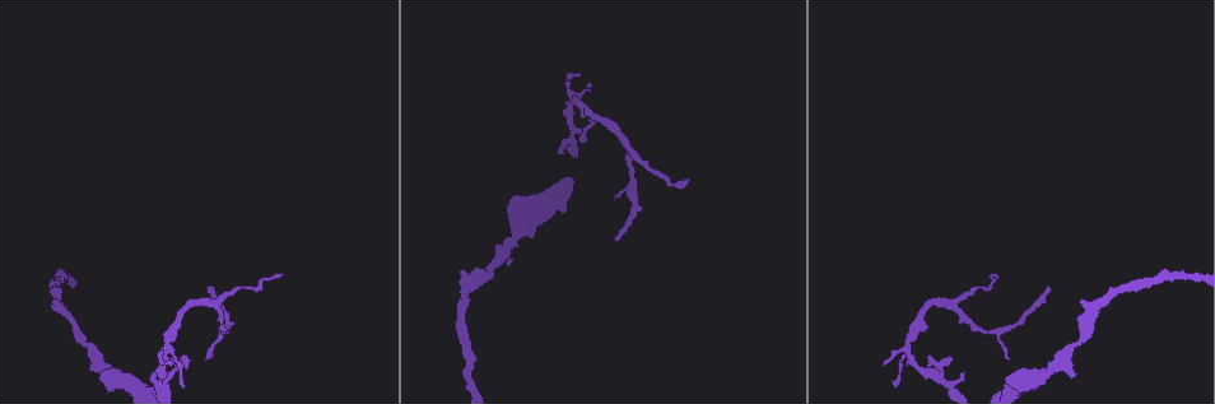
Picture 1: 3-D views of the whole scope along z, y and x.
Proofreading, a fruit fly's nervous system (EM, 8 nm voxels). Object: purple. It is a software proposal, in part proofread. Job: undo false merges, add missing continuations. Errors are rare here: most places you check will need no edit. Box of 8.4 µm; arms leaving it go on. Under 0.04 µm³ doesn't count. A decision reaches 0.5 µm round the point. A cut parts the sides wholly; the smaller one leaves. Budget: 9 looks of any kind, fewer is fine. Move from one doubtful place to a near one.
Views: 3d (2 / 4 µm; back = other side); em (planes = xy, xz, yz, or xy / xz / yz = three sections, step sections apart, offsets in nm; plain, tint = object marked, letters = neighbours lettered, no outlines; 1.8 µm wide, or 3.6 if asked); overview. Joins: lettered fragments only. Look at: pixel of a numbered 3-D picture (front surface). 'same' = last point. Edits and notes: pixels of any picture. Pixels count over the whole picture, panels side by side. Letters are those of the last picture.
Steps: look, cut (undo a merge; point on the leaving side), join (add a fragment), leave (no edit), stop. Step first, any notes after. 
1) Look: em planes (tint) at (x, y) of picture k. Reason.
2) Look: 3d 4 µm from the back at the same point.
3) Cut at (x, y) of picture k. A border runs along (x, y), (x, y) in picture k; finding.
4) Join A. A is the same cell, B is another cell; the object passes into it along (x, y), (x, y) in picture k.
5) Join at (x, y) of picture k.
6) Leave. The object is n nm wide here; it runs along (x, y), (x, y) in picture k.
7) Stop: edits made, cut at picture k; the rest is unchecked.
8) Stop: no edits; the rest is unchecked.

Look: 3d 2 µm at (185, 367) of picture 1. Branch stops here.

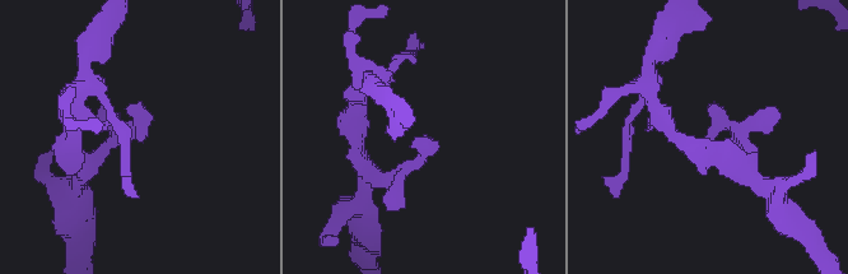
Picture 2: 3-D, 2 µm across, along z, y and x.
Look: em planes (letters) at (141, 142) of picture 2. The arms are 170, 180 nm wide.

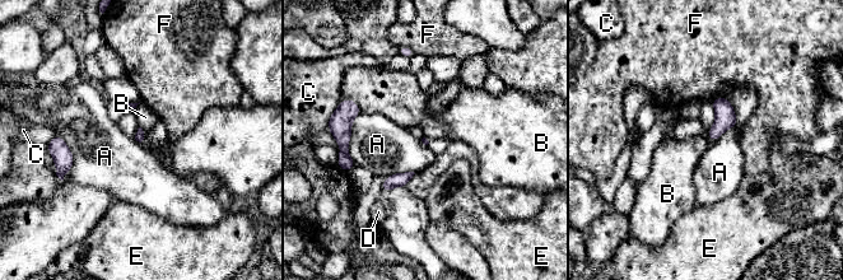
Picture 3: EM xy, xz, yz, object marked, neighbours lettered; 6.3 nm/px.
Leave. The longest contact is with A, 340 nm; A, B, C, D, E and F are other cells; no lettered fragment goes on from it.

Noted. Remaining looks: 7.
Look: em planes (tint) at (615, 239) of picture 1. Thin end.

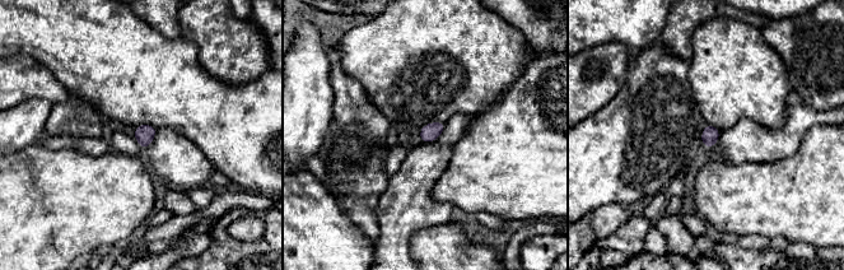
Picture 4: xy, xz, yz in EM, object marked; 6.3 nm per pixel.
Look: em planes (letters) at the same point. What lies round it.

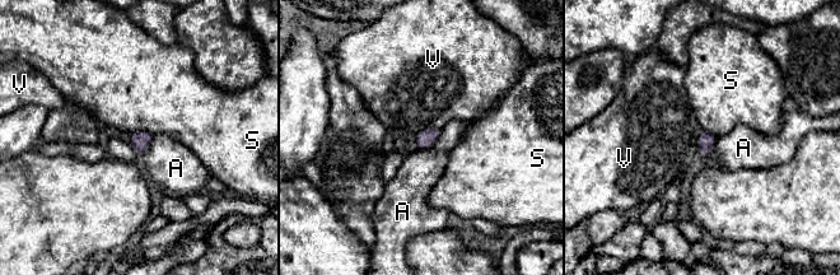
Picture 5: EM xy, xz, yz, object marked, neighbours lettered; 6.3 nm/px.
Leave. The longest contact is with A, 220 nm; A, S and V are other cells; a border runs along (443, 129), (429, 147), (416, 149) in picture 5; no lettered fragment goes on from it.

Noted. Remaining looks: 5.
Look: 3d 4 µm at (687, 180) of picture 1. Free end.

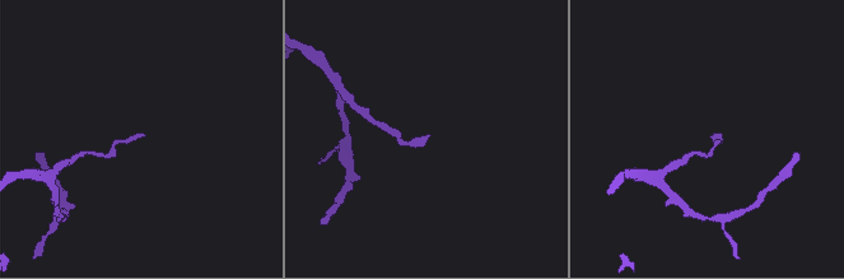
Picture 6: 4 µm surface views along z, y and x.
Look: em planes (letters) at (140, 133) of picture 6.

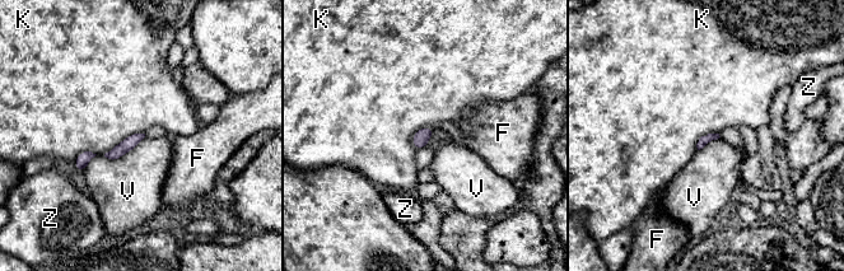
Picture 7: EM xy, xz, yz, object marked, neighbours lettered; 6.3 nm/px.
Leave. F, K, V and Z are other cells; a border runs along (145, 136), (117, 158), (103, 155) in picture 7; none of them fits.

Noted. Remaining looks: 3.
Stop: no edits; the rest is unchecked.

